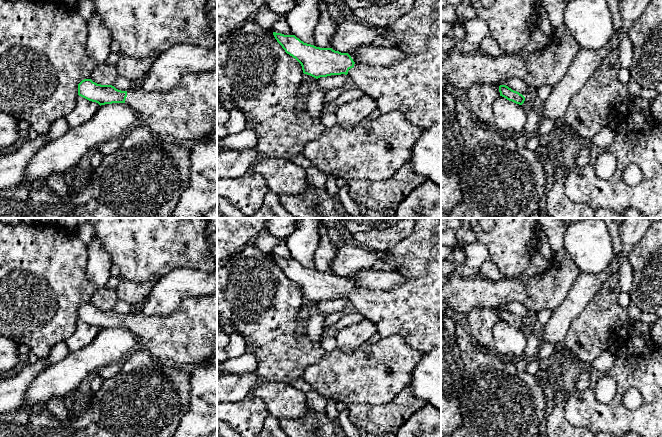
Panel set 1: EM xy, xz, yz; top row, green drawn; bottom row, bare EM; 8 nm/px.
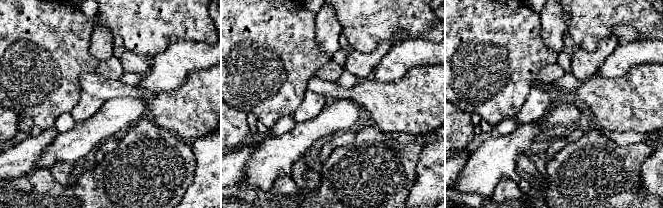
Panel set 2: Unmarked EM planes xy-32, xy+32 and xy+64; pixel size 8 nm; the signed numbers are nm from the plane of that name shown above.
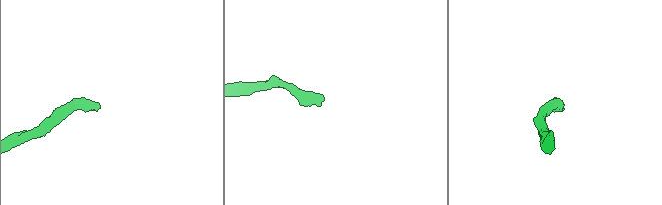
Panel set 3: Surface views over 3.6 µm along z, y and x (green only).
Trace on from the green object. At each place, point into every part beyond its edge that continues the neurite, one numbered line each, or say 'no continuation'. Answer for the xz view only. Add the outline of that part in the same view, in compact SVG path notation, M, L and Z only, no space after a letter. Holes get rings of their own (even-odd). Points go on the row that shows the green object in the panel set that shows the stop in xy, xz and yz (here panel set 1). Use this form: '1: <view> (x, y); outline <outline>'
1: xz (412, 87); outline M414 0L413 8L388 26L384 34L396 42L396 47L404 53L404 59L389 67L355 63L349 69L348 77L364 94L376 101L381 114L398 111L411 124L423 129L441 124L441 0Z

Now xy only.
1: xy (187, 114); outline M217 69L185 74L178 85L168 92L149 92L136 85L127 91L125 103L138 111L152 133L190 147L207 140L217 130Z

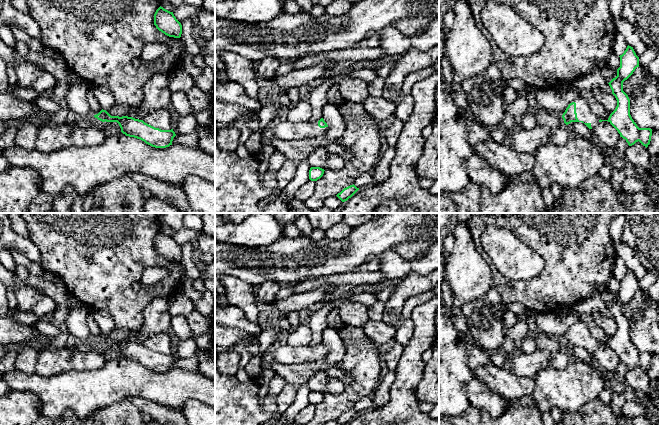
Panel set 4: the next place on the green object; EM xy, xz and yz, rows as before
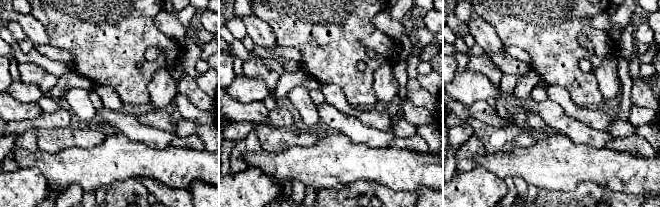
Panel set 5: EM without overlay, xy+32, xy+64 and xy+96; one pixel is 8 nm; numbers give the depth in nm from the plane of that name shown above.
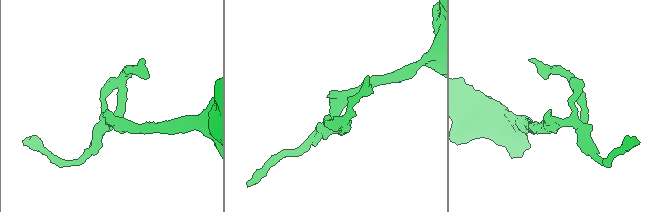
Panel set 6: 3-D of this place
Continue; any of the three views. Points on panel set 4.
1: yz (584, 113); outline M577 97L572 102L576 103L576 113L578 120L583 121L584 123L590 123L593 129L599 123L600 118L591 111L584 99Z

